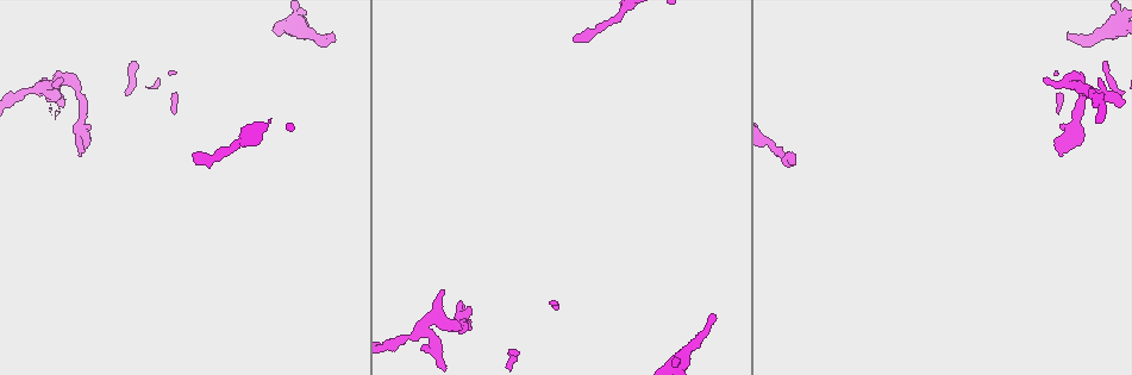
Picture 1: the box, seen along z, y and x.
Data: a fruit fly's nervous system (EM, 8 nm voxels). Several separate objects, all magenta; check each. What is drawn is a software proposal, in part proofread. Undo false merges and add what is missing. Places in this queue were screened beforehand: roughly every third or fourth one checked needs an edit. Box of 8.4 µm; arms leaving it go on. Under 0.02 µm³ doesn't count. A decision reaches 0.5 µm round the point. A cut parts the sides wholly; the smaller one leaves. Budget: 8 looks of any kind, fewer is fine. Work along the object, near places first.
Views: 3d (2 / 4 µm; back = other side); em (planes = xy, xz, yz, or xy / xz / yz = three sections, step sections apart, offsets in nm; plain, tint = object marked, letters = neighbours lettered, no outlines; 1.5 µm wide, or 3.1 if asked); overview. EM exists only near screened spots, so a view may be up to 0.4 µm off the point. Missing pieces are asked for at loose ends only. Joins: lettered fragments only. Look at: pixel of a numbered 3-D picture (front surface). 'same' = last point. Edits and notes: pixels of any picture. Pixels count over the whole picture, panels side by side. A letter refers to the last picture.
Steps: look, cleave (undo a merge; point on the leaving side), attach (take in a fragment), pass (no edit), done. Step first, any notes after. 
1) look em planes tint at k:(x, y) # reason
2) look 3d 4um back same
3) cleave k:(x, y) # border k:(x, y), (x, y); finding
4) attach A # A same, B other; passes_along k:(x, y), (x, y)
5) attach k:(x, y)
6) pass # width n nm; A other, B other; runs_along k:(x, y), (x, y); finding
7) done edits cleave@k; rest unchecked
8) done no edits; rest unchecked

look 3d 2um at 1:(331, 34) # tapers out

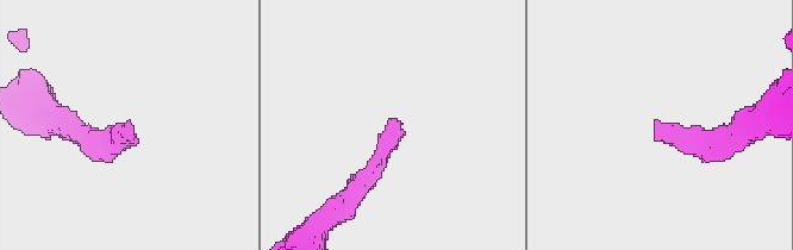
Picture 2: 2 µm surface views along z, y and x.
look em planes letters at 2:(126, 124) # shape alone is not enough

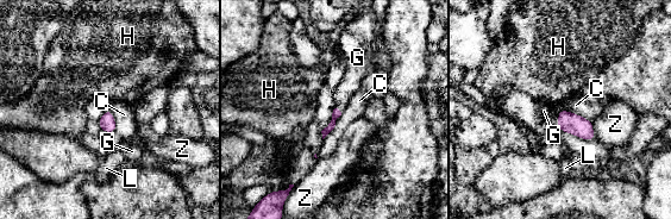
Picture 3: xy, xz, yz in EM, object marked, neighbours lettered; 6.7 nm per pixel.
attach G # C other, G same, H other, L other, Z other; passes_along 3:(570, 123), (558, 120), (544, 111); the cell continues

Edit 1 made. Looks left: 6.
look 3d 4um back at 1:(81, 155)

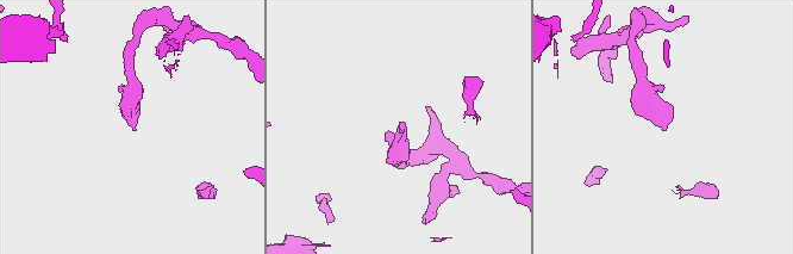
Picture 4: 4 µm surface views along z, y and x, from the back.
look em planes plain at 4:(664, 130) # shape alone is not enough

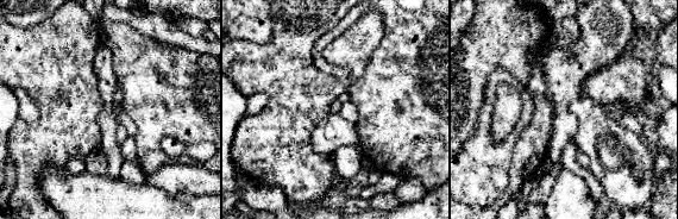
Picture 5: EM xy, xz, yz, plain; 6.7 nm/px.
look em planes letters same # see the neighbours

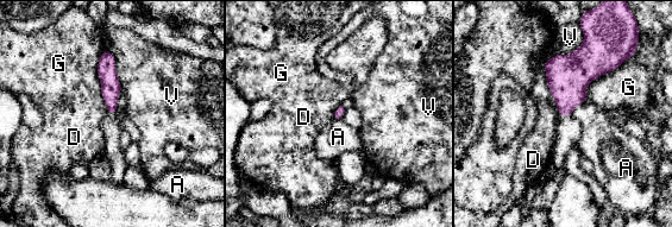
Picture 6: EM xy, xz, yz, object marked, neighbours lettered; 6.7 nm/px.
pass # longest_contact G 400 nm; A other, D other, G other, V other; runs_along 6:(105, 54), (112, 113); none of them fits

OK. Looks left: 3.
look 3d 4um back at 1:(40, 89) # thin neck

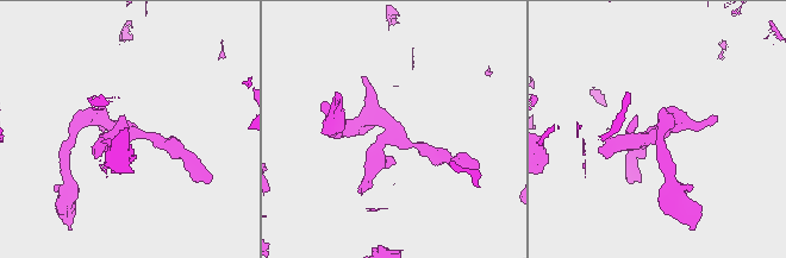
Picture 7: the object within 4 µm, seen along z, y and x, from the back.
look em planes tint at 7:(130, 129) # shape alone is not enough

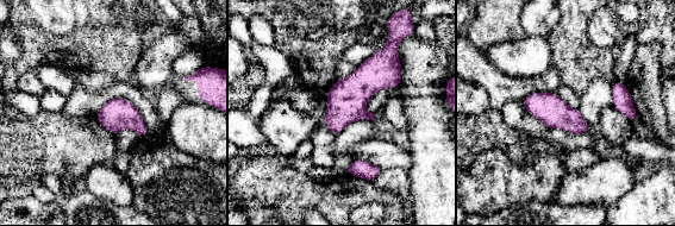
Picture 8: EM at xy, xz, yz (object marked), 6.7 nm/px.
look em planes letters same # see the neighbours

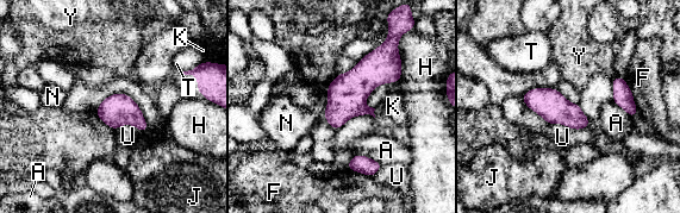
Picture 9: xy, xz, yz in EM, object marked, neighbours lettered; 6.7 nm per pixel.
pass # width 200 nm; A other, F other, H other, J other, K other, N other, T other, U other, Y other; border 9:(550, 124), (588, 127); one cell here

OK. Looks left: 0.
done edits attach@3; rest unchecked

